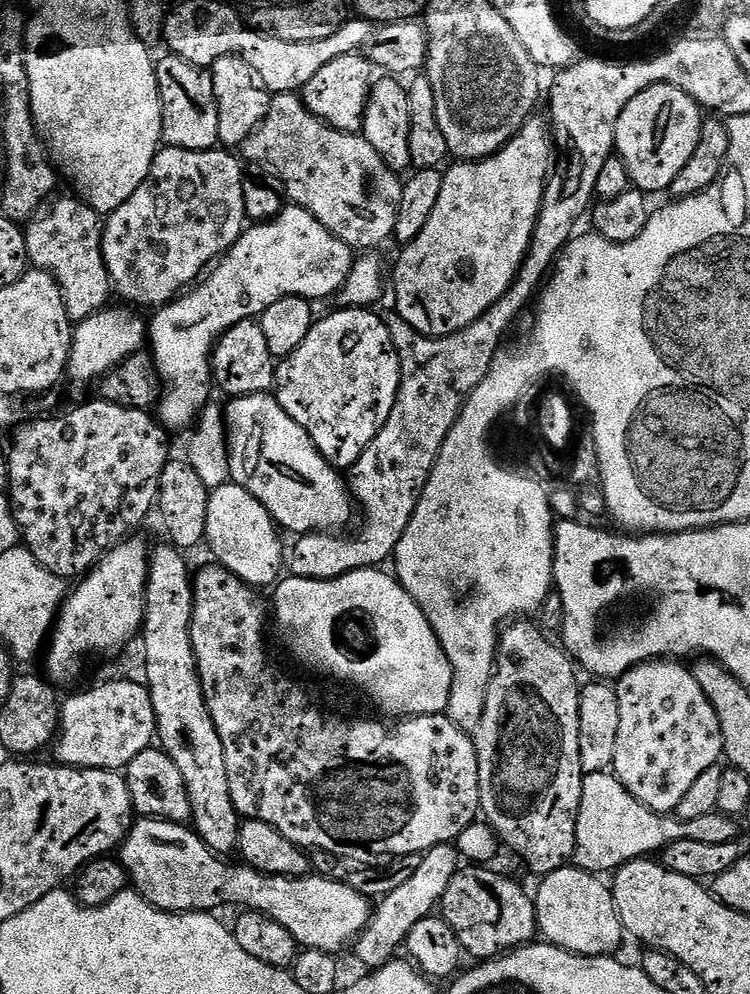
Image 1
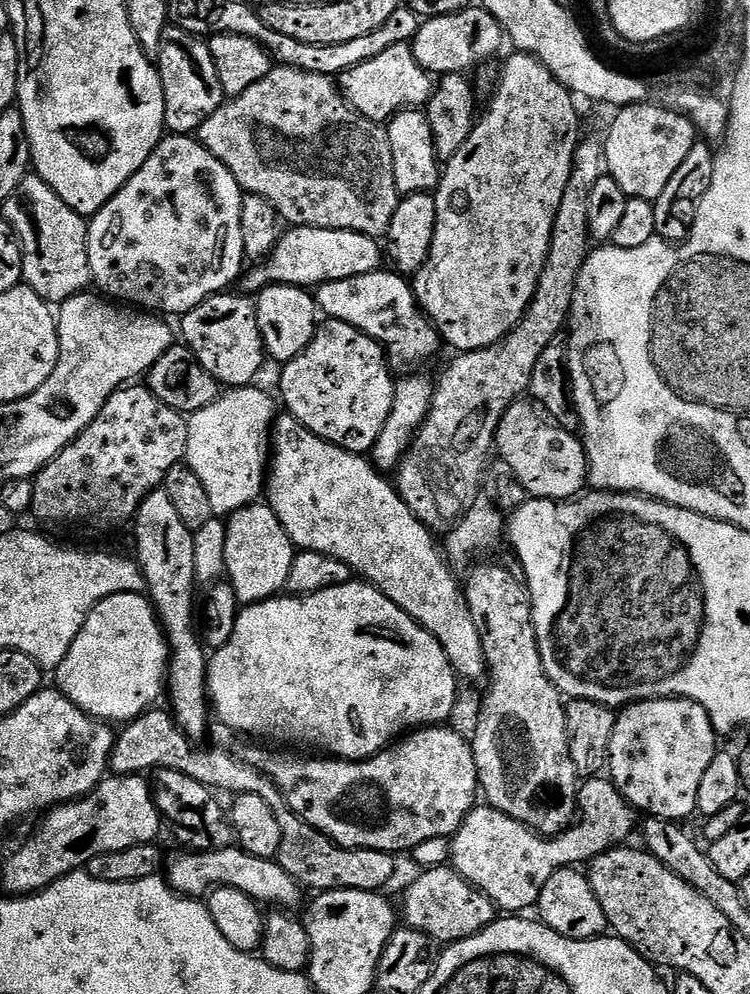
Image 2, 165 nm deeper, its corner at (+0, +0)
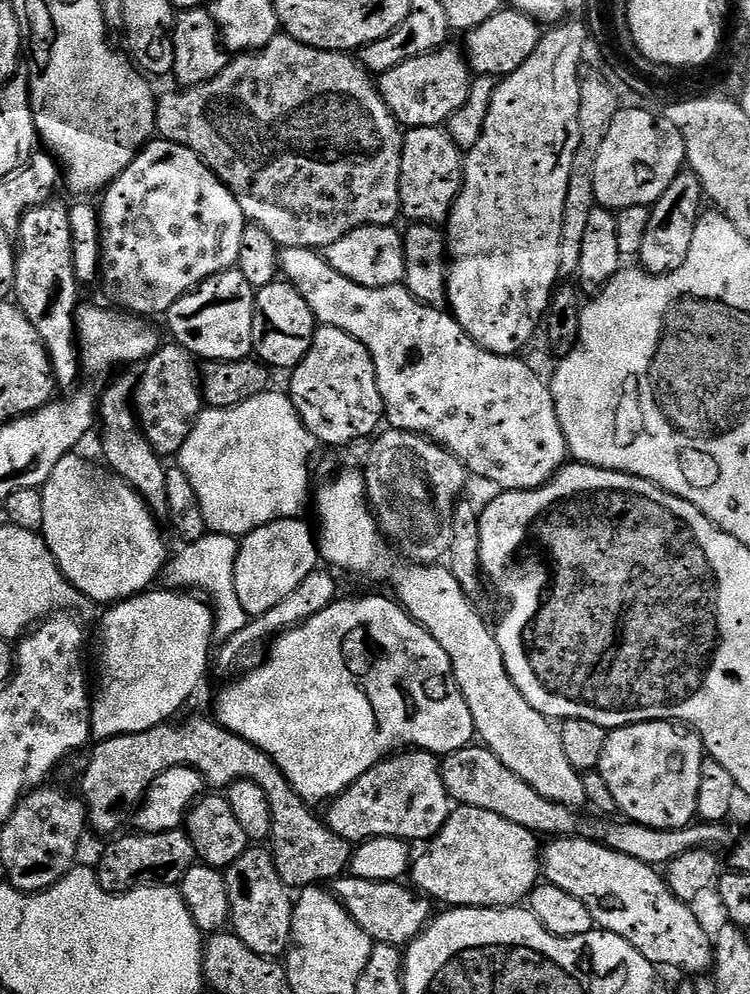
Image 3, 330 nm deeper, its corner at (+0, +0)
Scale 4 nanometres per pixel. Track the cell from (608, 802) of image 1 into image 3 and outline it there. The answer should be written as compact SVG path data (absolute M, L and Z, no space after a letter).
M460 806L453 810L448 816L448 820L442 826L440 833L427 841L425 848L428 849L426 849L417 860L415 857L415 859L411 861L410 880L423 895L436 902L441 900L441 902L444 903L444 906L451 906L454 908L507 908L509 906L516 906L523 901L520 900L523 896L525 899L525 897L531 893L532 889L536 887L542 876L542 844L539 844L536 840L539 840L537 833L526 830L522 826L518 826L514 822L502 818L498 814L490 814L490 810L478 810L477 808L465 808Z

